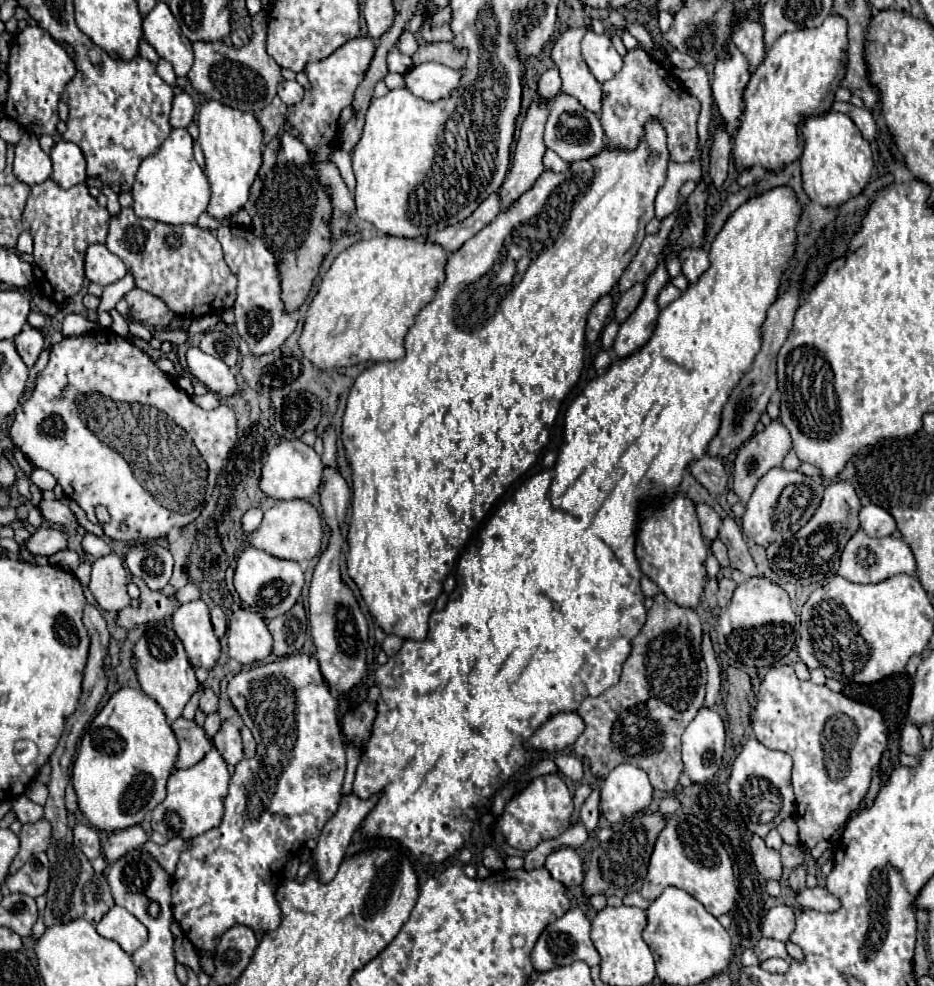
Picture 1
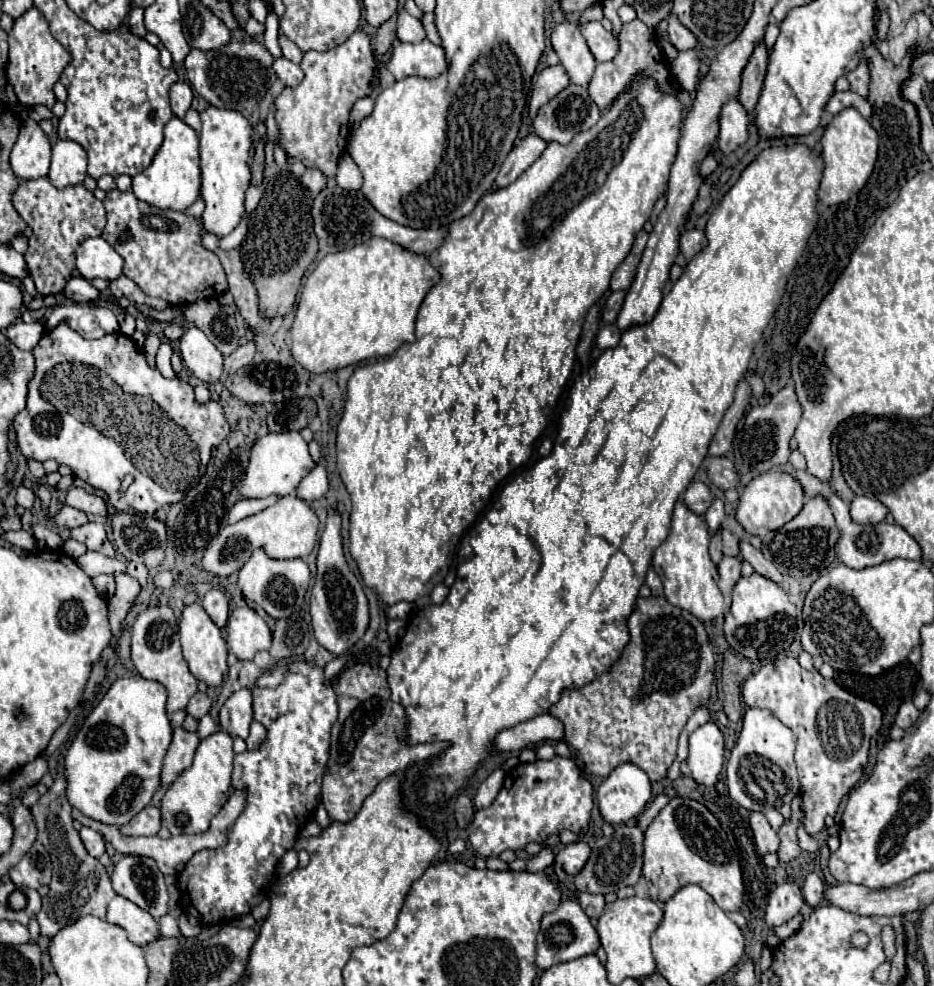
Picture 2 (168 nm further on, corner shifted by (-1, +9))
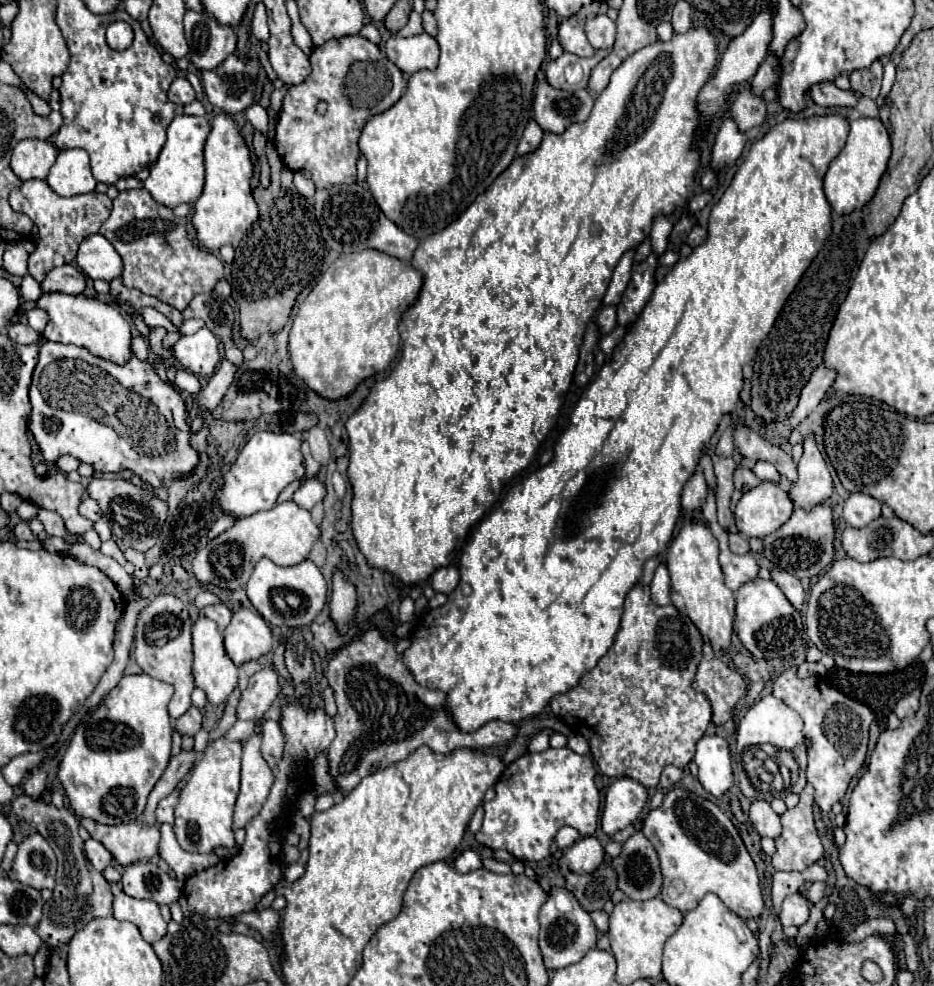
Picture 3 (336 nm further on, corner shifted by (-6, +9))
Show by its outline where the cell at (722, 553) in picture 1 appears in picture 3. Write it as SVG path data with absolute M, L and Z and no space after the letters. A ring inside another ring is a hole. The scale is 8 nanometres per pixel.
M729 533L729 547L737 555L749 553L749 539L743 533Z

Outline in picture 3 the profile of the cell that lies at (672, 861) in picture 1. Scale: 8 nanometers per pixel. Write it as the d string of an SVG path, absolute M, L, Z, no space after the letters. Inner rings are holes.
M675 787L667 793L659 809L649 811L643 821L643 835L659 855L663 873L661 899L667 905L679 911L695 909L703 895L711 891L743 919L759 917L763 913L755 863L729 817L711 801Z

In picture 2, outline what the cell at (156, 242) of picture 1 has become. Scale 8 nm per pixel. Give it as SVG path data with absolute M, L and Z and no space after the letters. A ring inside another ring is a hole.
M112 189L104 199L108 223L102 237L124 259L124 275L146 295L162 297L172 307L186 307L198 299L220 297L226 291L226 273L220 259L202 247L200 223L180 211L154 209L134 197L132 191Z

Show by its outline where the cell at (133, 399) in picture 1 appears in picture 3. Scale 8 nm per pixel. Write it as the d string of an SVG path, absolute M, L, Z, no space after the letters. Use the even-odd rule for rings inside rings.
M43 341L39 347L39 363L33 371L33 383L29 389L29 397L31 397L31 417L29 417L29 431L33 433L35 443L39 445L39 451L43 455L43 459L47 463L55 463L61 455L71 455L75 459L79 459L81 463L87 463L95 469L95 473L121 473L121 471L133 471L145 485L159 489L159 487L167 487L169 483L177 481L177 479L189 479L193 475L193 471L199 465L199 453L191 447L191 427L187 423L187 407L185 407L185 399L181 397L181 391L169 383L163 381L153 367L149 365L149 361L141 361L135 355L129 357L129 361L125 365L117 365L109 359L103 359L99 355L93 355L89 349L85 347L77 347L77 345L65 345L65 343L57 343L57 341Z

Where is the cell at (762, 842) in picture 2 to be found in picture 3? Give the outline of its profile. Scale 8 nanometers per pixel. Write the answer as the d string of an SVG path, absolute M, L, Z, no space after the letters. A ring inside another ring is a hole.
M753 801L749 817L751 817L751 823L761 837L769 837L769 839L779 837L779 833L781 833L779 815L773 813L773 809L769 807L767 801Z

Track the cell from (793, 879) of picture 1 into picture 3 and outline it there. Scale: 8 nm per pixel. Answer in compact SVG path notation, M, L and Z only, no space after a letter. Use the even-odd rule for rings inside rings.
M795 893L795 895L789 895L783 899L783 905L781 905L781 911L779 911L779 921L783 927L789 927L789 925L795 925L795 927L801 927L805 921L809 919L809 909L807 909L807 901Z

